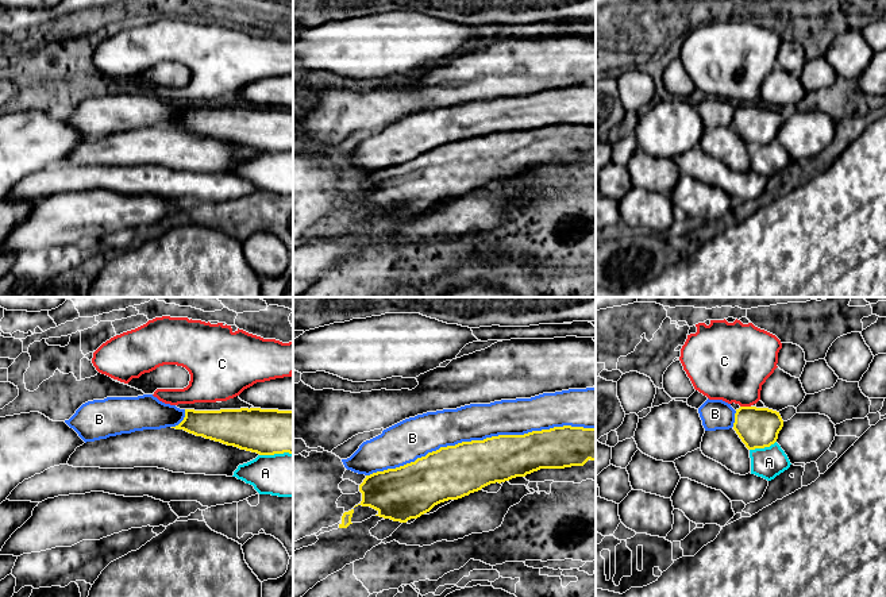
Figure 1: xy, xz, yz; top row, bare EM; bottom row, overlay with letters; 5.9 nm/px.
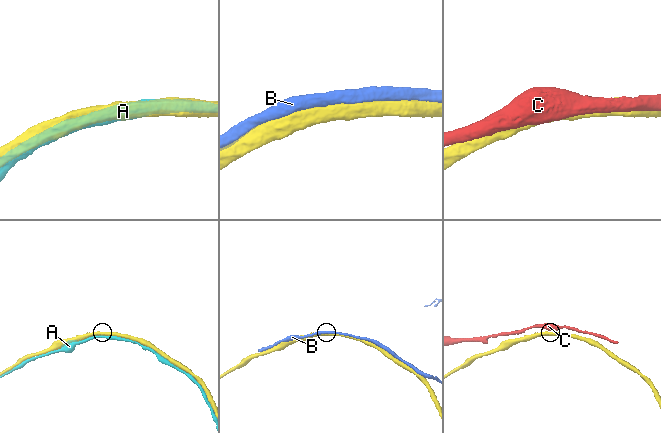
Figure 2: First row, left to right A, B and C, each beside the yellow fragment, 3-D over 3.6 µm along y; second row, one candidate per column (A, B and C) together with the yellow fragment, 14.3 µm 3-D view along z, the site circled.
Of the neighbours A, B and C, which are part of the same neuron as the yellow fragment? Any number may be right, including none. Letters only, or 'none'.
none

